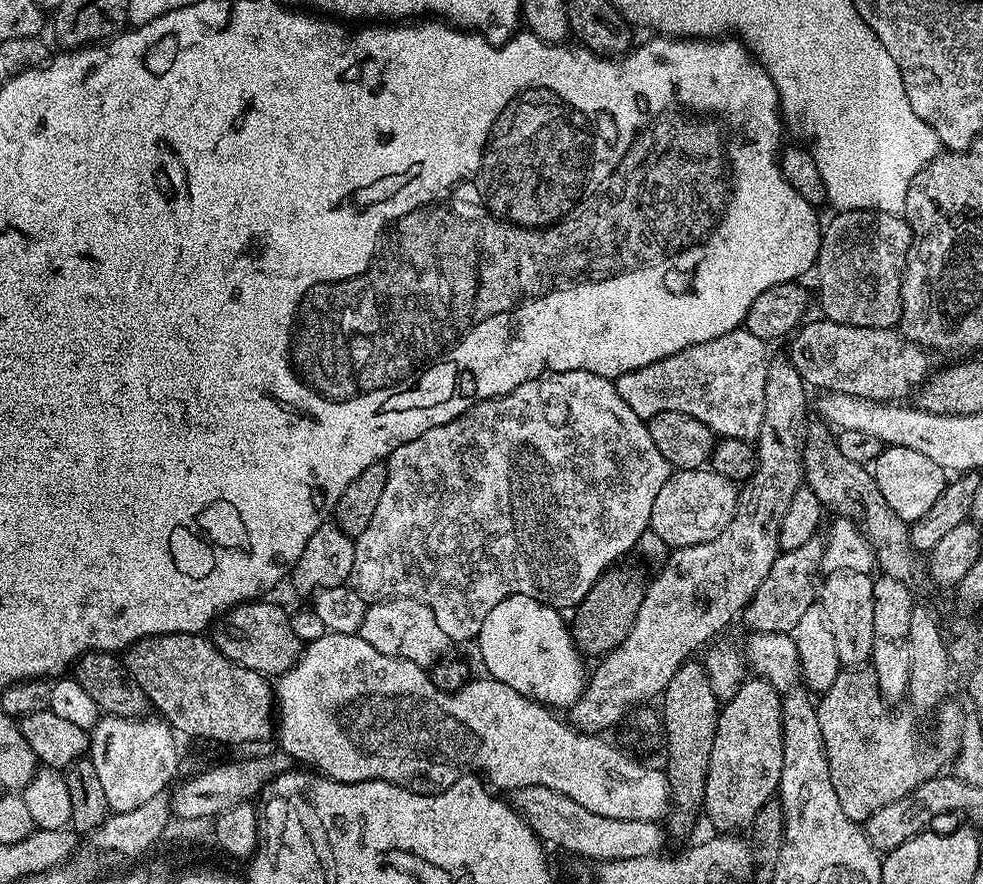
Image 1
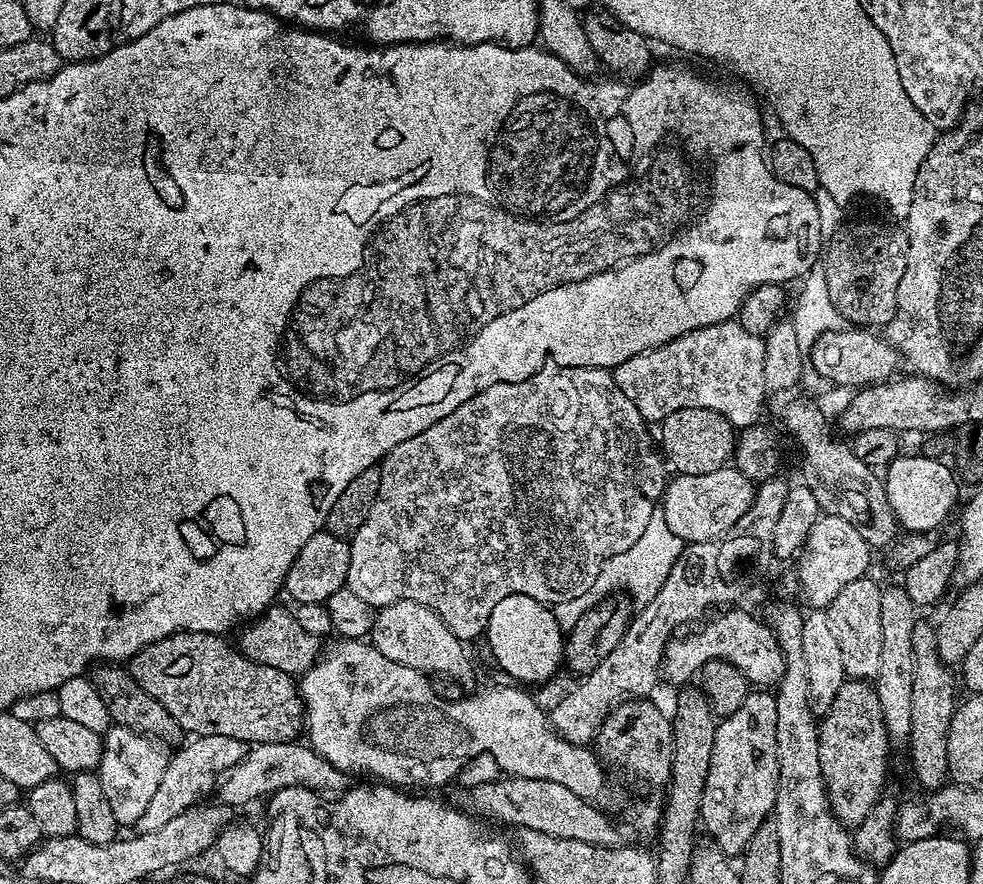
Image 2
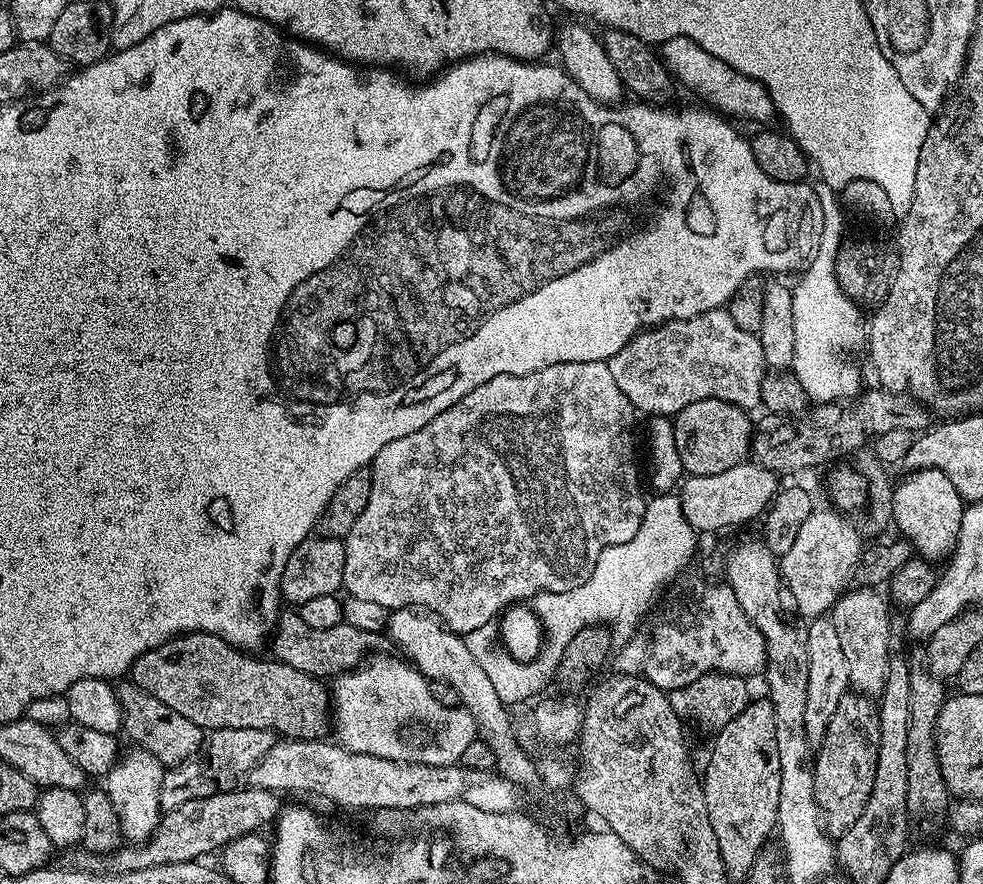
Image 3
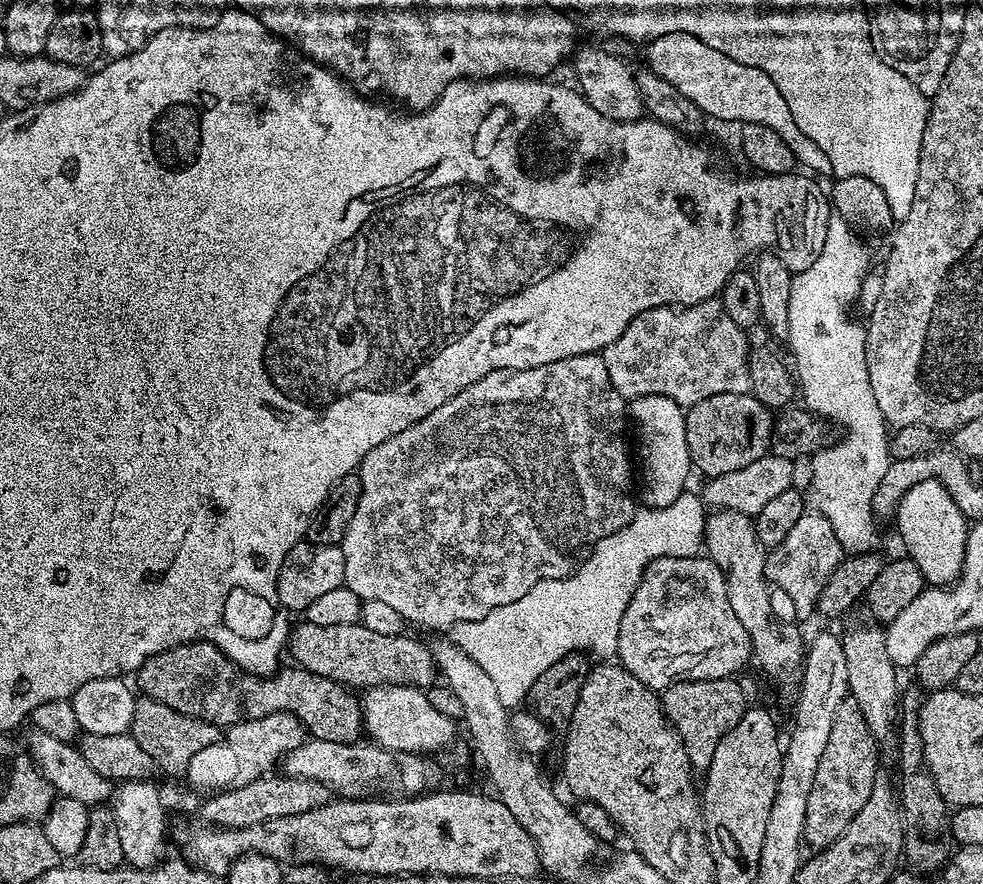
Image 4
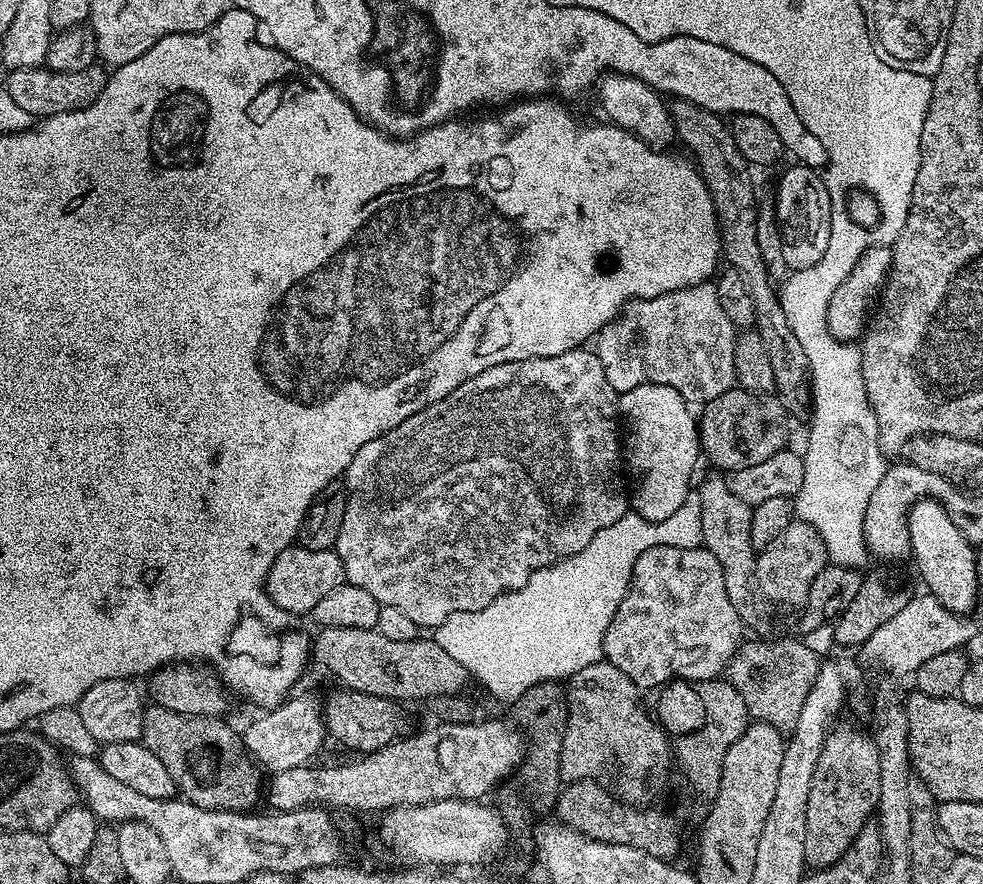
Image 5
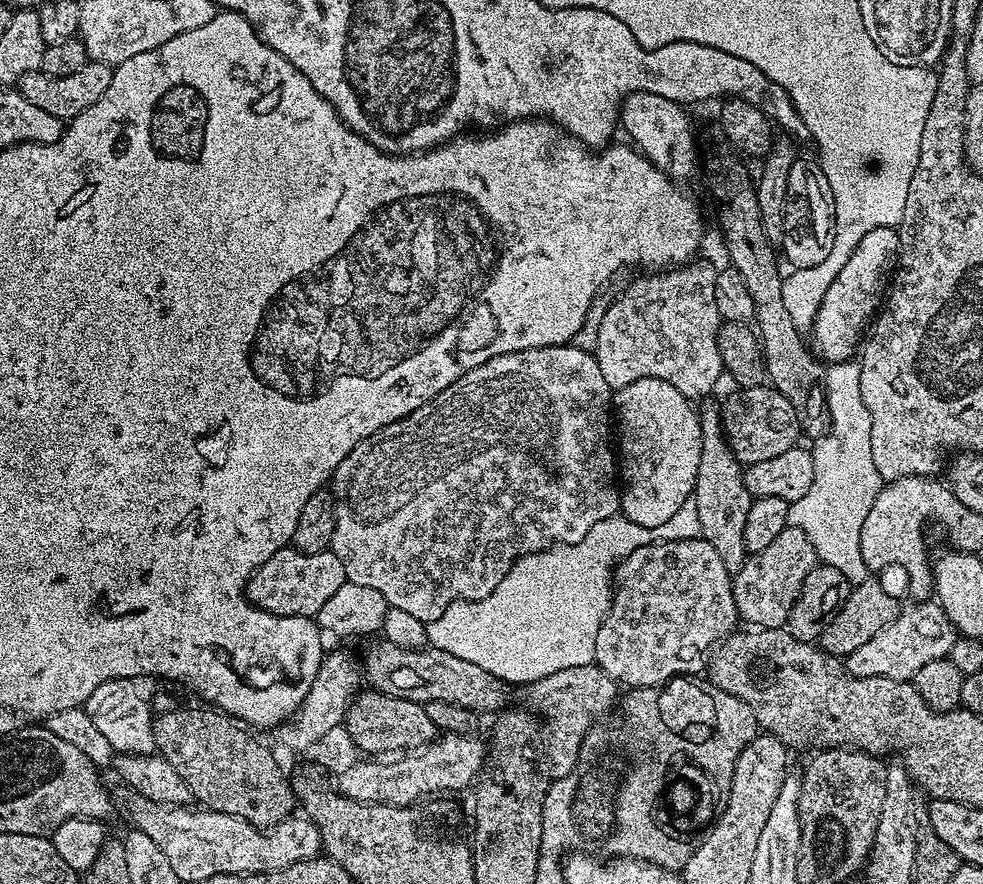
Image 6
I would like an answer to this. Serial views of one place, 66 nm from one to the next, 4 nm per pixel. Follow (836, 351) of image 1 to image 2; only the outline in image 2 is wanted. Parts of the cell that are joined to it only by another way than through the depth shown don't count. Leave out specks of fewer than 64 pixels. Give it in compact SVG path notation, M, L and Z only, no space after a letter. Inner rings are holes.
M844 326L838 332L827 332L822 334L814 342L810 350L810 368L817 372L825 381L833 380L836 384L845 384L851 390L859 390L870 384L882 384L893 379L892 372L898 365L896 349L888 343L883 335L875 336L875 331L864 326Z

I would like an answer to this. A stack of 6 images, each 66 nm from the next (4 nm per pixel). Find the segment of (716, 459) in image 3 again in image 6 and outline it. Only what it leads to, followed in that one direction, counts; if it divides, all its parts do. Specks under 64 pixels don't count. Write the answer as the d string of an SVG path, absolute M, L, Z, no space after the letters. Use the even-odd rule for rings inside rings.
M766 384L740 388L734 392L722 406L722 423L729 448L741 465L764 462L775 455L784 454L799 443L798 438L802 434L800 420L792 402L784 394Z

